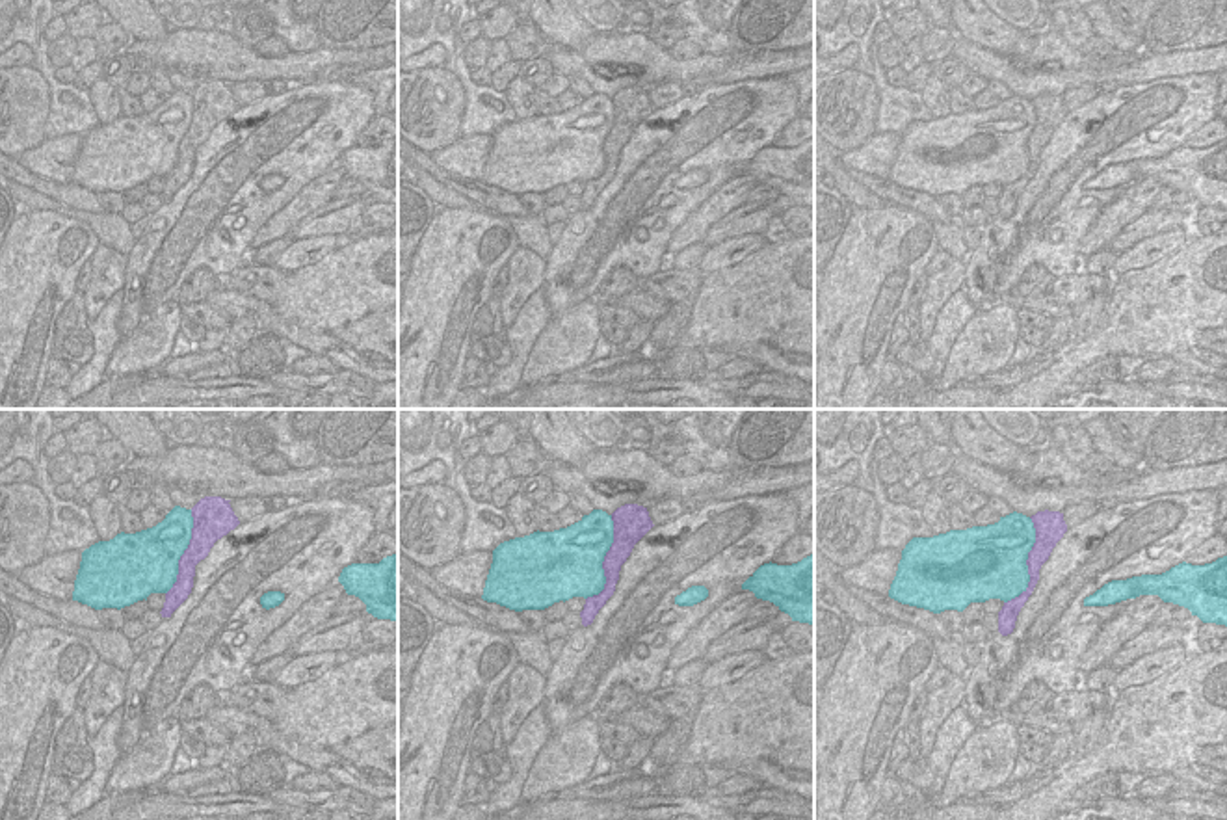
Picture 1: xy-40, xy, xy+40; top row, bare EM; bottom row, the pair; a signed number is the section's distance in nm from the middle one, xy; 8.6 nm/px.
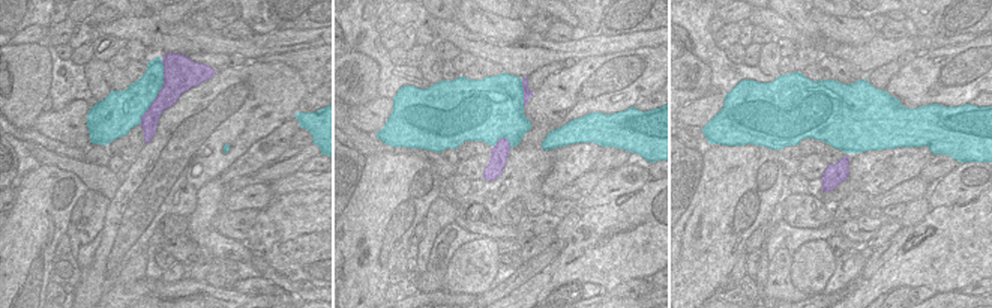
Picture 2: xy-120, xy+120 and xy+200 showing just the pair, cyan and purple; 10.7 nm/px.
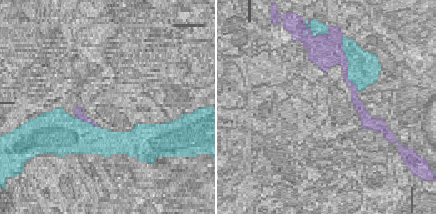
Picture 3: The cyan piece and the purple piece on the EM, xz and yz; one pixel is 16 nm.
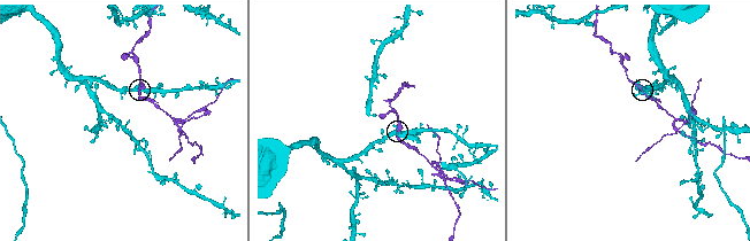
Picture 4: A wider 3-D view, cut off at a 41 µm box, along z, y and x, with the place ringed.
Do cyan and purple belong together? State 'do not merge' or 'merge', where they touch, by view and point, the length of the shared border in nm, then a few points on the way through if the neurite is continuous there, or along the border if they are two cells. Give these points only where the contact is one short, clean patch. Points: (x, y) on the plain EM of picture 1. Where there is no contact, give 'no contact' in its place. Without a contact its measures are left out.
do not merge | xy+40 (1025, 147) | 800 nm

